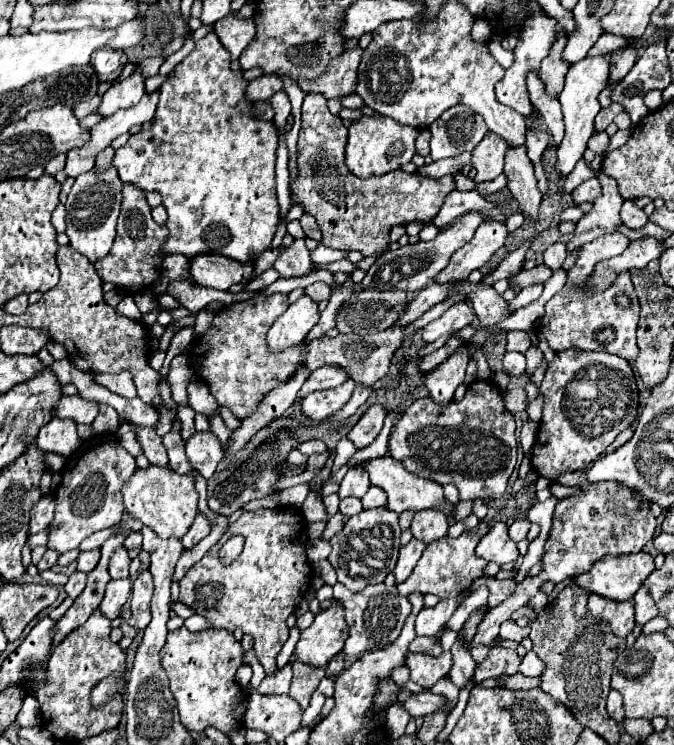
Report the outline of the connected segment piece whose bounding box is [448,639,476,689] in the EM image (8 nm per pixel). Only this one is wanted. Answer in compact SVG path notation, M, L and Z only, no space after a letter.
M456 639L454 647L452 647L452 655L454 655L454 665L450 669L450 679L452 683L458 687L458 689L464 689L470 681L472 681L472 675L474 675L474 667L476 663L472 659L466 659L468 651L466 649L460 649L460 639Z

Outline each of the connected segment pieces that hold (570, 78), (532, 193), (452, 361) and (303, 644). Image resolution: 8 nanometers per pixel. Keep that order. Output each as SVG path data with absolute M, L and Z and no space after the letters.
M586 57L584 61L578 61L572 65L566 73L566 85L560 93L560 105L564 113L564 123L566 123L566 133L562 143L556 149L556 171L566 177L576 163L582 159L582 153L586 149L586 143L590 135L594 133L594 117L600 111L598 103L598 93L608 87L608 59L606 57Z
M508 147L504 175L508 179L508 189L512 197L518 199L524 217L536 217L542 201L540 189L536 185L532 161L526 155L526 147Z
M468 343L460 345L442 365L438 365L434 371L430 371L428 375L422 377L424 387L430 391L432 399L440 405L448 405L454 397L456 387L464 381L466 365L470 361L466 347L468 347Z
M340 601L320 611L314 617L314 623L300 633L300 641L296 645L298 661L308 665L326 667L330 657L338 655L348 639L348 623L344 619L344 607Z

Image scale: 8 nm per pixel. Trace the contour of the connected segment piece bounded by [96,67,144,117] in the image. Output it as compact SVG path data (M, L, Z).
M136 67L132 77L124 79L124 81L118 81L114 87L110 87L102 95L102 101L96 109L96 113L102 115L102 117L110 117L118 109L134 107L142 99L142 95L144 95L144 77L140 75L140 69Z

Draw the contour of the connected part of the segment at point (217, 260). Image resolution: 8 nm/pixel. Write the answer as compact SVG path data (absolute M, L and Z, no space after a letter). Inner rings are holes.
M200 253L190 259L190 275L198 285L226 291L228 287L248 281L252 275L252 263L238 263L230 257Z

